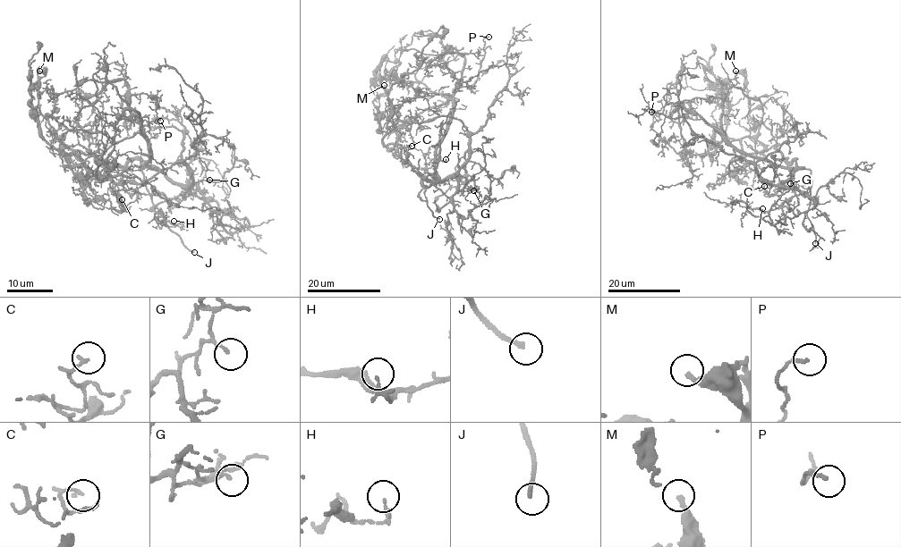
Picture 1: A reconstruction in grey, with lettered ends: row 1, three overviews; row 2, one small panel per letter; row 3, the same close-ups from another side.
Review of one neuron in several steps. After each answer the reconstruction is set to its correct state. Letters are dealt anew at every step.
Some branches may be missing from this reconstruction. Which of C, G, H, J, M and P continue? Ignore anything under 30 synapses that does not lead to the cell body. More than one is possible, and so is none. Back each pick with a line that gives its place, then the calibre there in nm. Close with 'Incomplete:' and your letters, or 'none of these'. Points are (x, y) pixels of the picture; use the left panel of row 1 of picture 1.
J: Place: (194, 252). Thickness 180 nm
Incomplete: J

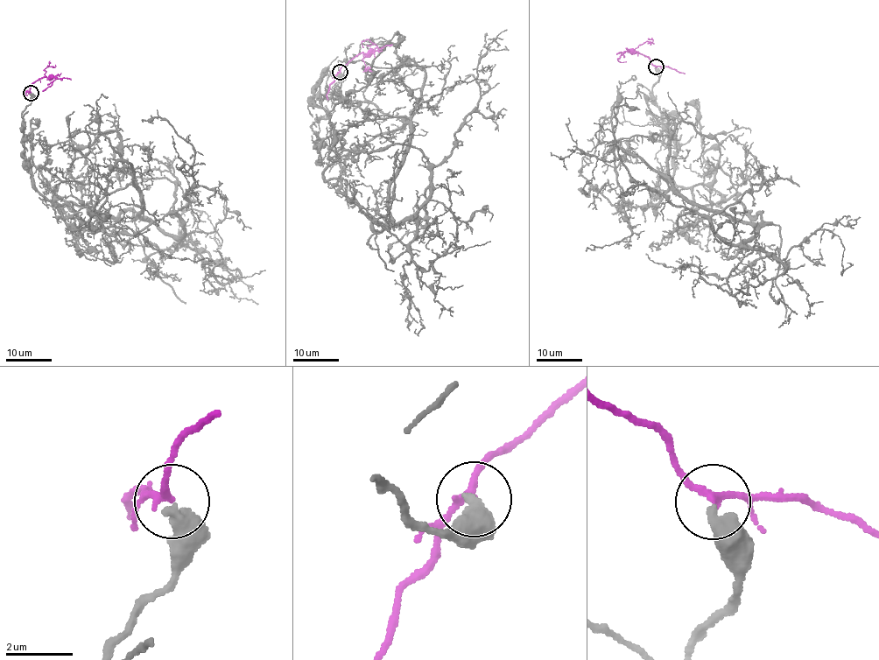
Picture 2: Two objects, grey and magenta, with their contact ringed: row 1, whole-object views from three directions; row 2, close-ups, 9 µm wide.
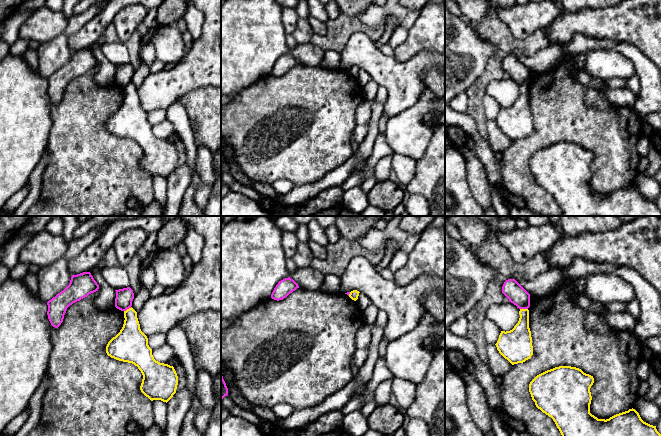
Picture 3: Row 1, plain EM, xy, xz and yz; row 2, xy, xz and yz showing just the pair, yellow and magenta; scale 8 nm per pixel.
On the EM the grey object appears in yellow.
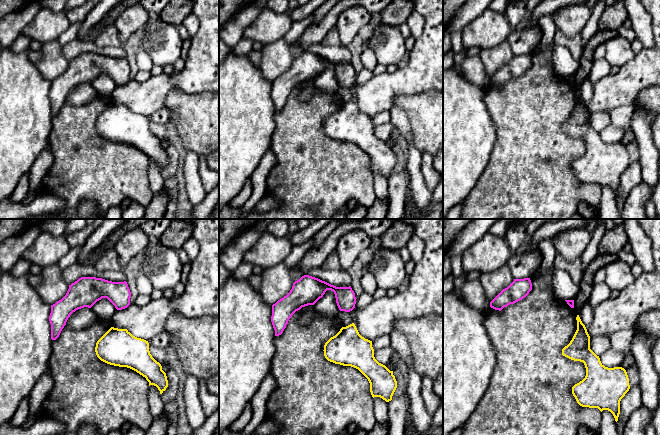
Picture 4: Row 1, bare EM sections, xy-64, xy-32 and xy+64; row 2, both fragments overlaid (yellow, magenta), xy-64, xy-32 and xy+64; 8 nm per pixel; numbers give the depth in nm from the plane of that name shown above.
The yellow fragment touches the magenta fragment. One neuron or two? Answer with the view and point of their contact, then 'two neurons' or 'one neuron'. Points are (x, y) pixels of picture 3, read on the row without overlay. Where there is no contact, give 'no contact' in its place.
yz (524, 85) | two neurons

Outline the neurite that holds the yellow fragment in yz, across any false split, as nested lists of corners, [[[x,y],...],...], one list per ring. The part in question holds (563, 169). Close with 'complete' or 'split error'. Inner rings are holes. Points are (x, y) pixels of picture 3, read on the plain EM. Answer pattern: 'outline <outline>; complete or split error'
outline [[[559,142],[537,151],[529,160],[529,168],[536,183],[553,195],[562,211],[562,216],[661,216],[661,210],[656,202],[644,198],[633,184],[606,196],[592,191],[590,189],[592,176],[590,164],[593,159],[593,152],[584,149],[579,144]]]; complete

